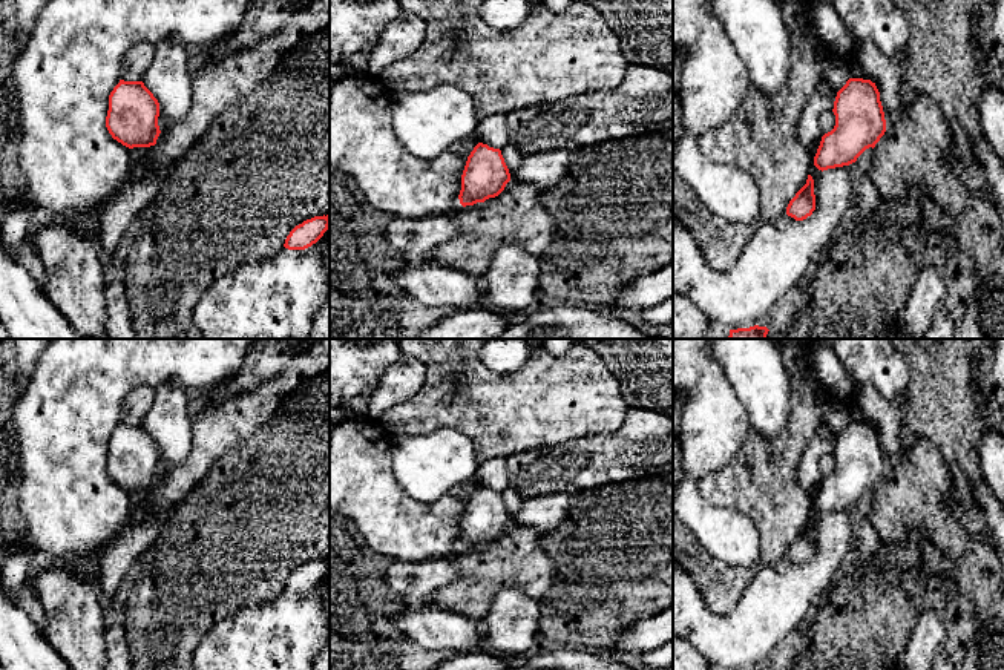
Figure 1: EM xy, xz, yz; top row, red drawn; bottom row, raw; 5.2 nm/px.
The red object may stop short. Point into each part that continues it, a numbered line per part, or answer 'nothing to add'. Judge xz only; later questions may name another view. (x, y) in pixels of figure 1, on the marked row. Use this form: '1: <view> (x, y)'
nothing to add

